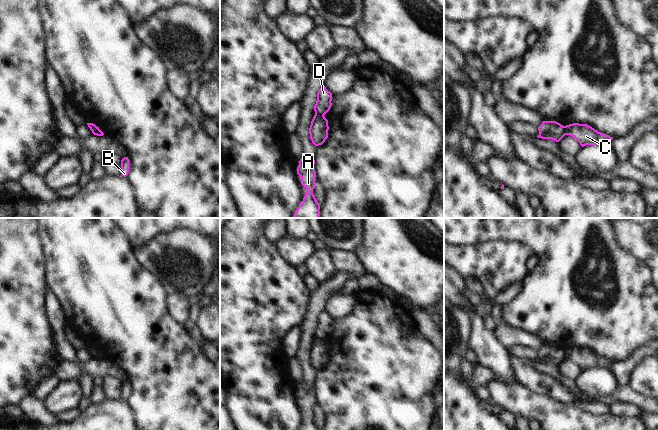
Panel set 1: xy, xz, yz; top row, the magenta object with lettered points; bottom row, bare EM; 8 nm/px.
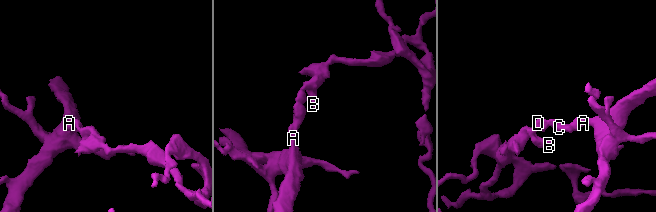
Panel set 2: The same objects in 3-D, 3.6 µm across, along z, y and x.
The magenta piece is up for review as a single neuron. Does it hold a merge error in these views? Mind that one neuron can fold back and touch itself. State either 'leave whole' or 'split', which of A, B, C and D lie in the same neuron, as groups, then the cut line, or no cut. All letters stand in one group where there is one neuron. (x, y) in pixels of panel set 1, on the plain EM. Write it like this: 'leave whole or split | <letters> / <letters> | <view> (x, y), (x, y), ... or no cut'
split | A C / B D | xz (315, 337), (323, 340)

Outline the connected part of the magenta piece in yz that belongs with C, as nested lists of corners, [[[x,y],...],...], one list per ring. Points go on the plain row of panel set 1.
[[[573,347],[564,350],[566,359],[575,362],[582,371],[586,369],[595,369],[597,367],[606,368],[613,363],[609,359],[598,356],[587,348]]]

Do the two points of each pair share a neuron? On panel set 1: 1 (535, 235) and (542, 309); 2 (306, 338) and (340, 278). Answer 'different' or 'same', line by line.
1: same
2: same

